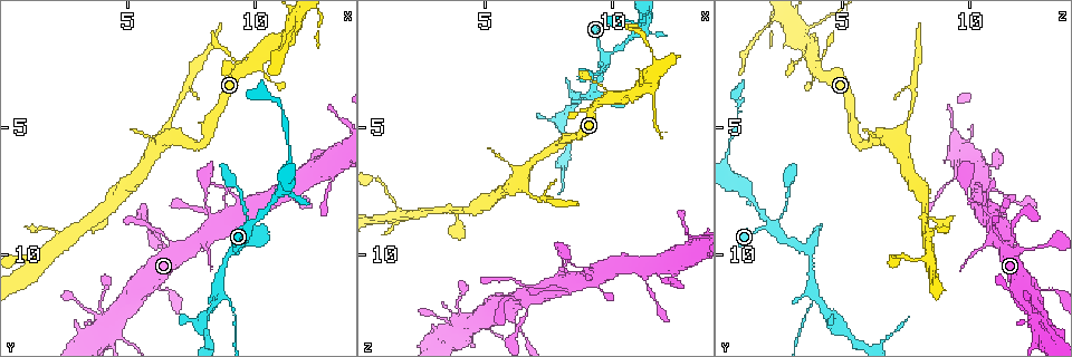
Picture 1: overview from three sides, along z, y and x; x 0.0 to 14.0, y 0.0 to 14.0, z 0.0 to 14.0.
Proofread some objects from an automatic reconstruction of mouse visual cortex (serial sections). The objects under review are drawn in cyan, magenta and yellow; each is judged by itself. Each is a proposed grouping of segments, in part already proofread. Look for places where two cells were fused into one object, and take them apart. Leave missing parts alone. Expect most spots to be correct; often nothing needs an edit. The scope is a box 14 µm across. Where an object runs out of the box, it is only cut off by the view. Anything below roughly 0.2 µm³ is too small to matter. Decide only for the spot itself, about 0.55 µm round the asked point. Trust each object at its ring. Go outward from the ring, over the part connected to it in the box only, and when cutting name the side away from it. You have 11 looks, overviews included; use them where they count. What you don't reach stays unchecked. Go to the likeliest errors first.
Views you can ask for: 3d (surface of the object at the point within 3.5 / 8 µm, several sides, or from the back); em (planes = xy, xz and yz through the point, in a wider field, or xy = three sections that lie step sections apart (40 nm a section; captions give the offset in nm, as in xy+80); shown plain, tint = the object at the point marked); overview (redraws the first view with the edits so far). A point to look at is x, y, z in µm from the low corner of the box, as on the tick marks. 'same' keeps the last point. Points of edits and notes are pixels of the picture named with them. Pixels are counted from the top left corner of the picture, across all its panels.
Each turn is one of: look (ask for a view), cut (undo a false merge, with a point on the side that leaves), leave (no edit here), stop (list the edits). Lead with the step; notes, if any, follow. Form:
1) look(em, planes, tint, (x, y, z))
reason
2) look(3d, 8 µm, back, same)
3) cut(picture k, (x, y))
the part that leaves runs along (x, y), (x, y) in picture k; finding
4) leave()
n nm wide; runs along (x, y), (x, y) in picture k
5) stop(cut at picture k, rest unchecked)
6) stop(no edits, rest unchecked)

look(3d, 3.5 µm, back, (9.6, 8.9, 2.1))
branch point

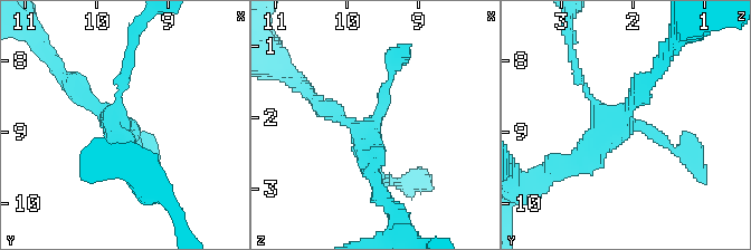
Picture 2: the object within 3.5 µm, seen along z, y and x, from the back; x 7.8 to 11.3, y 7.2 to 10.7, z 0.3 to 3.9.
look(em, planes, tint, (9.70, 8.85, 2.15))
shape alone is not enough

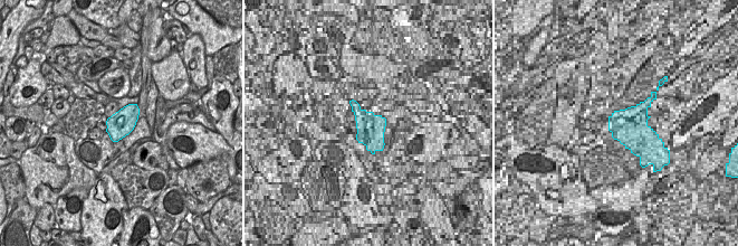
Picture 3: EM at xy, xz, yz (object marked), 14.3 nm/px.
leave()
runs along (677, 152), (643, 125), (617, 125), (562, 166) in picture 2; continuous, no second cell

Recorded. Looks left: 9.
look(3d, 3.5 µm, back, (8.5, 11.5, 4.0))
branch point

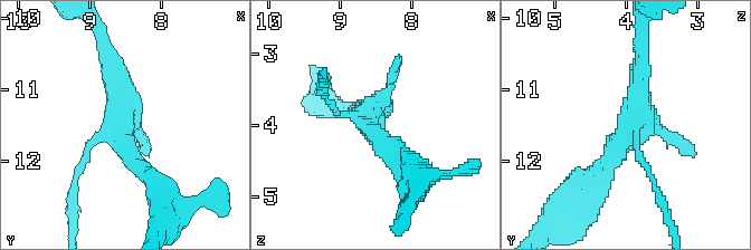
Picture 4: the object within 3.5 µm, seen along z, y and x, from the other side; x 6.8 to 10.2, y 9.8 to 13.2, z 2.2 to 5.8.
leave()
runs along (642, 49), (635, 117), (592, 175) in picture 4; continuous, no second cell

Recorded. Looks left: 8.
look(3d, 3.5 µm, (6.6, 5.4, 6.7))
three arms meet

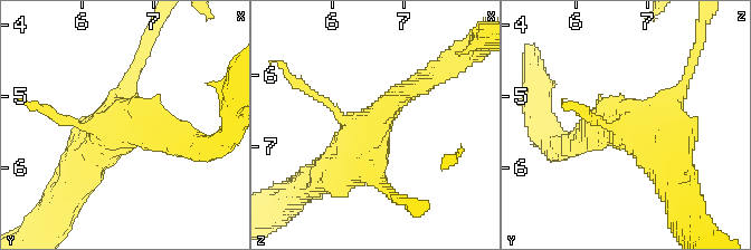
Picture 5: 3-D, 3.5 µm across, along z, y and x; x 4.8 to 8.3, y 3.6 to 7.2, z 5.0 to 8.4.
look(em, planes, tint, (6.60, 5.45, 6.65))

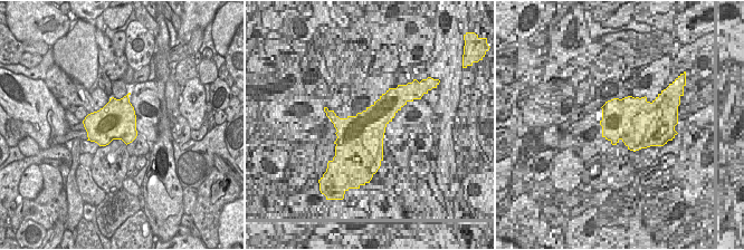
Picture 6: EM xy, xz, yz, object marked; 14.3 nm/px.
look(em, xy, step 5, tint, same)
cut it another way

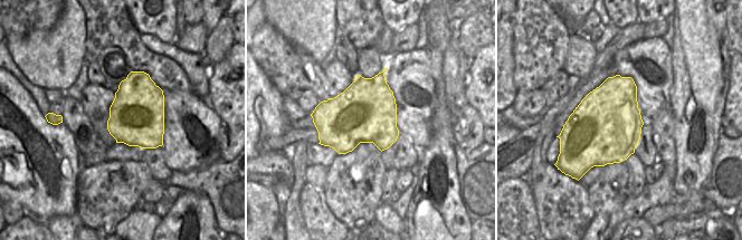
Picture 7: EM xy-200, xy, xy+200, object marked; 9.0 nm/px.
leave()
runs along (412, 87), (323, 173) in picture 5; continuous, no second cell

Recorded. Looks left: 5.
look(3d, 3.5 µm, (11.5, 1.1, 3.5))
branch point

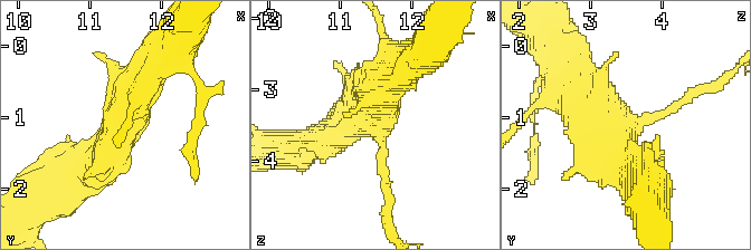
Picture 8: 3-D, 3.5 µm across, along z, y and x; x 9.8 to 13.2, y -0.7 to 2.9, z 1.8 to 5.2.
look(em, planes, tint, (11.50, 1.20, 3.45))

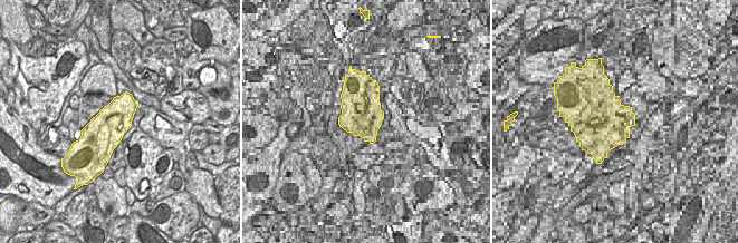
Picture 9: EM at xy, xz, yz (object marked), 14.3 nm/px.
leave()
runs along (59, 181), (114, 144), (142, 82) in picture 8; one cell here

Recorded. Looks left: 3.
stop(no edits, rest unchecked)

